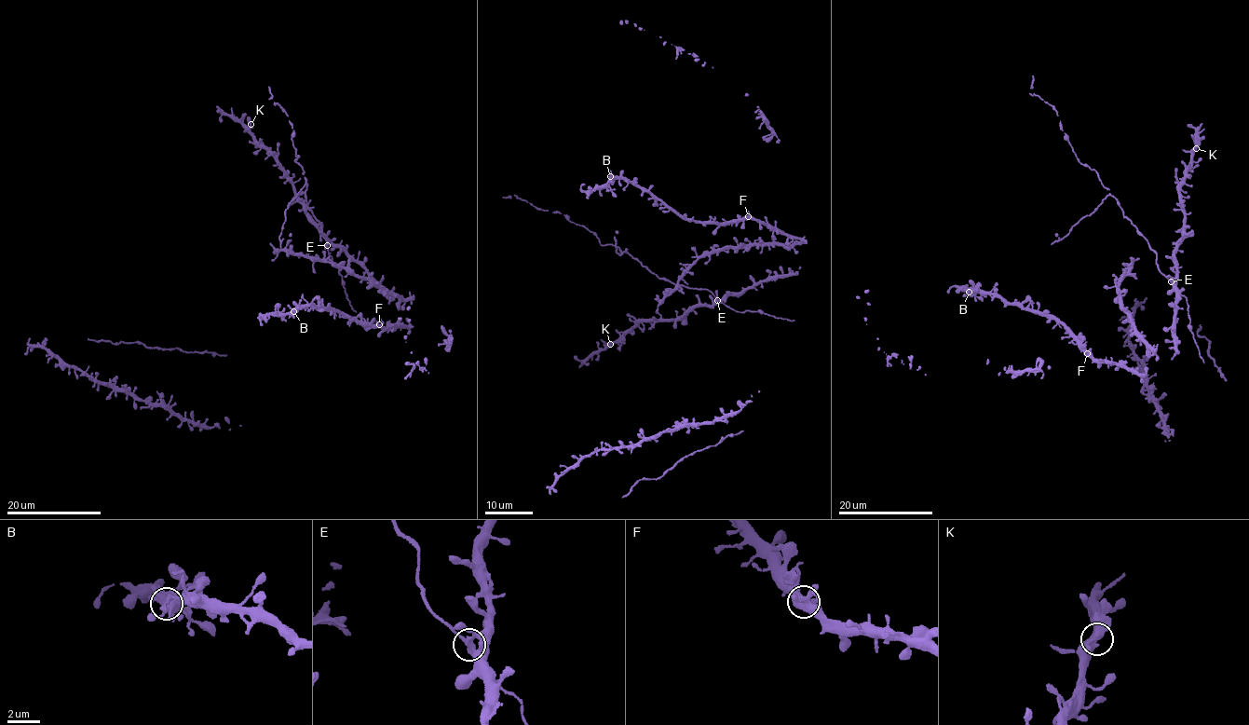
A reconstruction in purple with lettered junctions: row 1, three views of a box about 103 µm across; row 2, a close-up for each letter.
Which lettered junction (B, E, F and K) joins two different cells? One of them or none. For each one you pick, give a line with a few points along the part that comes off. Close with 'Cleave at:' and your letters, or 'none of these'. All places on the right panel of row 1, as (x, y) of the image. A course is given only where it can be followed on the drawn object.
Cleave at: none of these

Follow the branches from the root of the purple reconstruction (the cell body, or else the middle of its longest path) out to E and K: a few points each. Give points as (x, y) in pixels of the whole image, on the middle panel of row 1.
E: (737, 294), (717, 300)
K: (737, 294), (712, 305), (700, 304), (672, 319), (646, 319), (610, 344)

